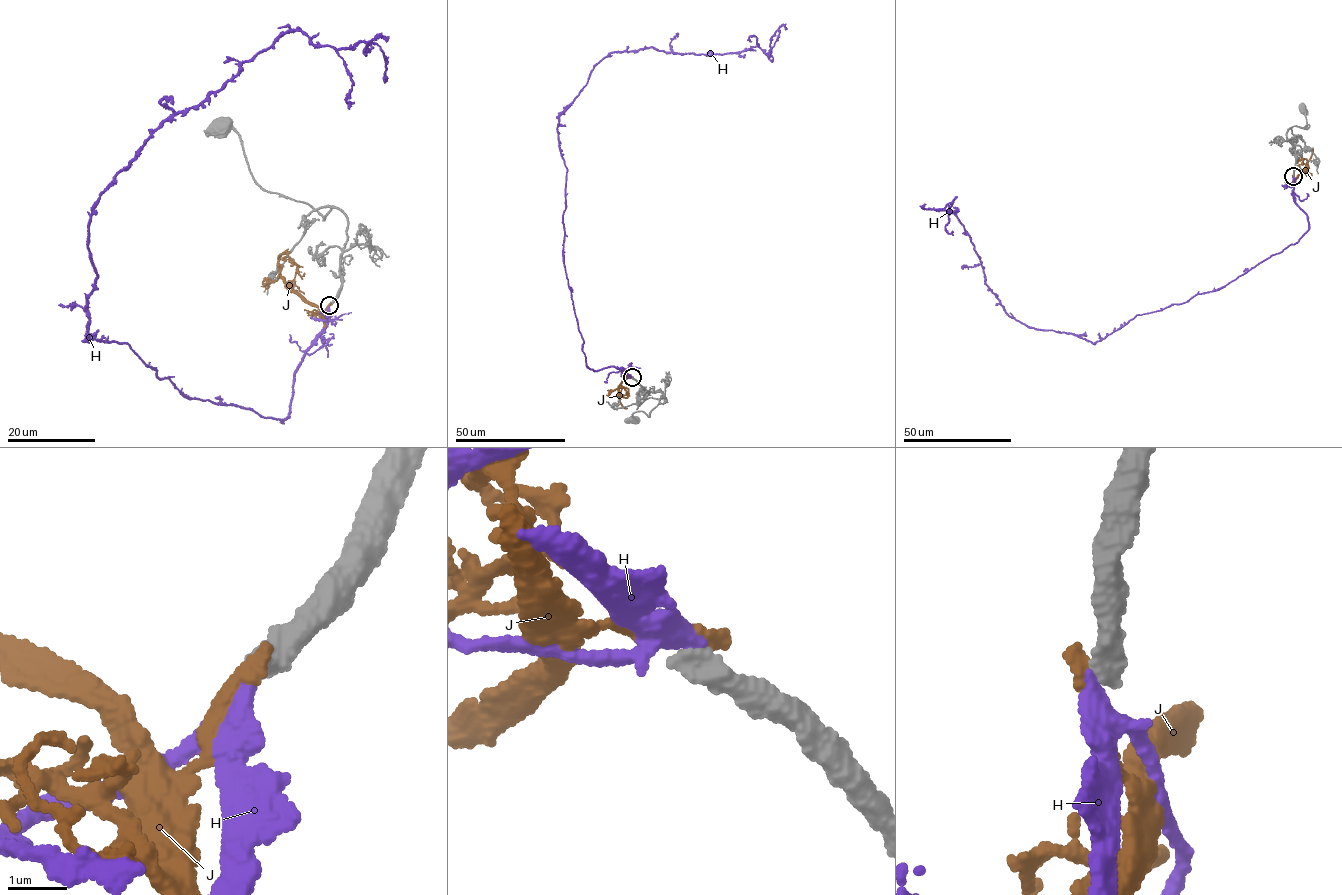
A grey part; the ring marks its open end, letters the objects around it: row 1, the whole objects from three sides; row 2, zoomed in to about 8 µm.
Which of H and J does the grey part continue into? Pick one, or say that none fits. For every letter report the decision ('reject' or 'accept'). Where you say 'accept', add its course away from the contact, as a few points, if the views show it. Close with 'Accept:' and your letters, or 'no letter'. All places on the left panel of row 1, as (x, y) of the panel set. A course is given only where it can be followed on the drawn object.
H: accept; it runs (329, 305), (282, 421), (186, 396), (85, 339), (90, 221), (283, 33), (370, 41), (385, 76)
J: reject
Accept: H

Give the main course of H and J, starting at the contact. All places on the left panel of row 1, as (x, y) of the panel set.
H: (329, 305), (282, 421), (186, 396), (85, 339), (90, 221), (283, 33), (370, 41), (385, 76)
J: (329, 305), (323, 312), (298, 294), (285, 281), (279, 264), (281, 269), (276, 279), (270, 281), (263, 292)

